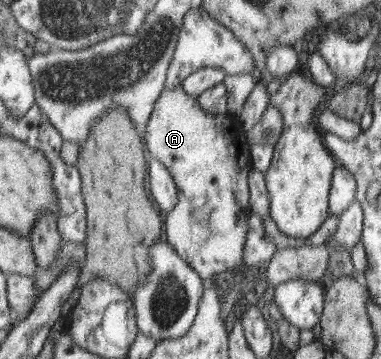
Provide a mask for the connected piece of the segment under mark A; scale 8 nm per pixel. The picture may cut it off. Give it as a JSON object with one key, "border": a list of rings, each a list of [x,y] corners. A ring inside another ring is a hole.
{"border":[[[164,88],[163,94],[153,108],[145,132],[145,145],[150,157],[159,160],[169,170],[179,192],[179,202],[165,218],[165,240],[191,267],[208,281],[221,272],[231,271],[242,264],[243,250],[249,232],[249,212],[247,212],[247,178],[251,172],[251,160],[247,152],[247,138],[241,126],[237,126],[227,113],[207,114],[195,97],[190,97],[182,88]]]}

